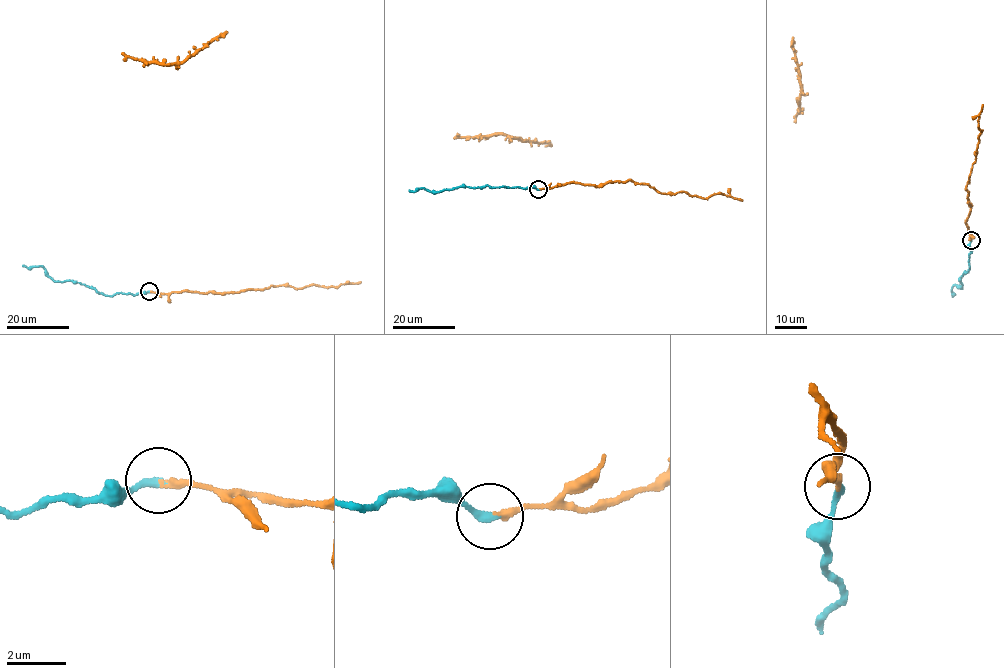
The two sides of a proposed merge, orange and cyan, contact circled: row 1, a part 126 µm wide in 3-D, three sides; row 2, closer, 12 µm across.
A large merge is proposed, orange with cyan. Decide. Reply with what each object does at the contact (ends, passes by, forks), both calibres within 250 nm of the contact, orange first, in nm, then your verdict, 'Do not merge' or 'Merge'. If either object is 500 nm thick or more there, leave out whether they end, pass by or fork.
At the ring orange ends. At the ring cyan ends. Thickness 220 nm (orange) against 280 nm. Merge

